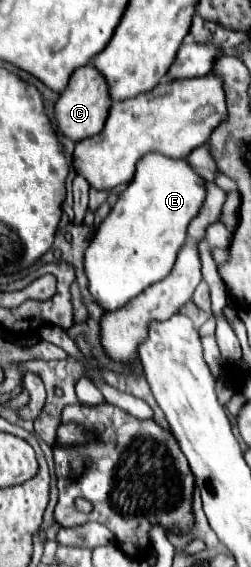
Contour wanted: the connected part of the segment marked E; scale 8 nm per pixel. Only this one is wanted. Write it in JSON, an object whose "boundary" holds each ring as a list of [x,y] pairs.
{"boundary":[[[145,154],[137,164],[135,178],[101,222],[85,252],[85,274],[93,298],[105,310],[117,310],[153,282],[165,278],[185,242],[187,226],[199,214],[203,200],[205,180],[185,158],[175,160],[163,154]]]}

